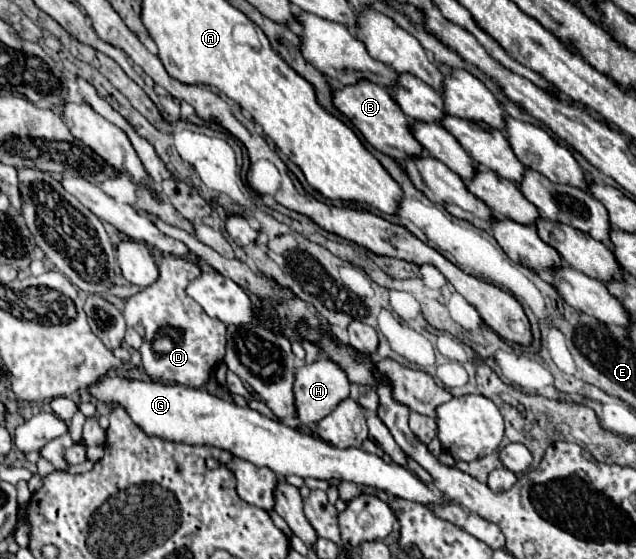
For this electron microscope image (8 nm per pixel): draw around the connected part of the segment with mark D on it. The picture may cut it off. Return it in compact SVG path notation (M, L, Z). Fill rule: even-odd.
M161 256L159 278L149 284L149 288L141 288L135 296L127 298L123 316L127 326L143 336L143 346L139 348L141 364L153 380L199 388L209 382L215 364L225 356L227 326L217 318L209 318L205 310L187 296L185 288L193 276L201 276L201 268L195 262L181 256Z

